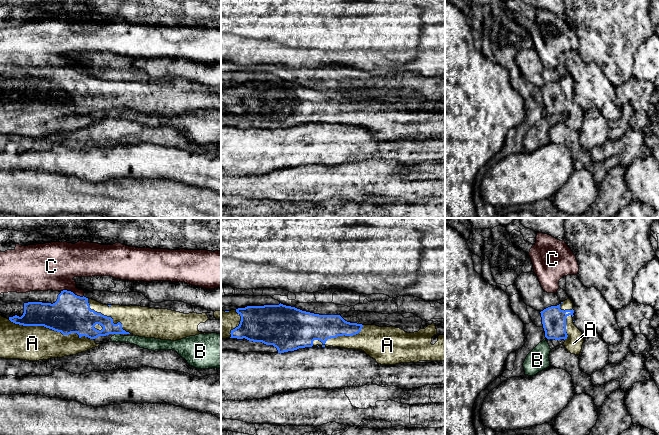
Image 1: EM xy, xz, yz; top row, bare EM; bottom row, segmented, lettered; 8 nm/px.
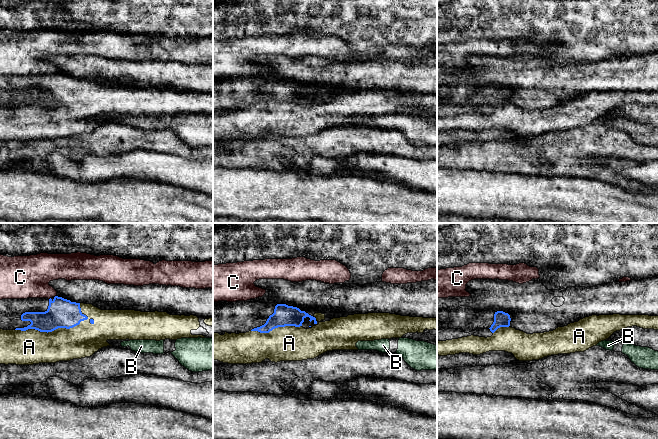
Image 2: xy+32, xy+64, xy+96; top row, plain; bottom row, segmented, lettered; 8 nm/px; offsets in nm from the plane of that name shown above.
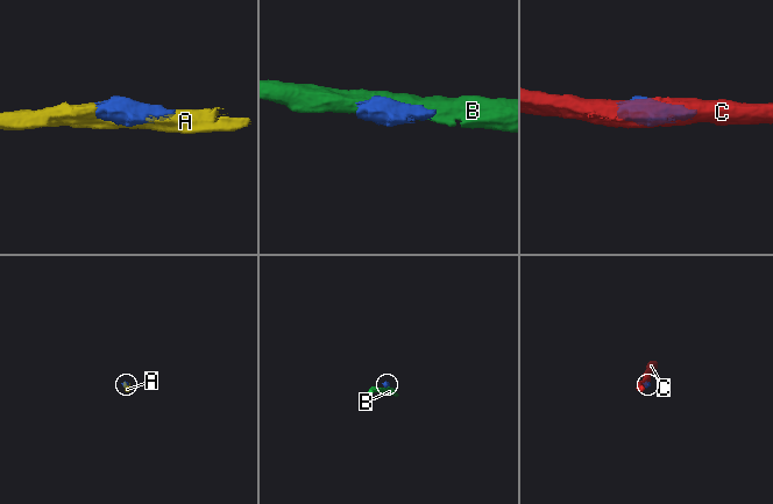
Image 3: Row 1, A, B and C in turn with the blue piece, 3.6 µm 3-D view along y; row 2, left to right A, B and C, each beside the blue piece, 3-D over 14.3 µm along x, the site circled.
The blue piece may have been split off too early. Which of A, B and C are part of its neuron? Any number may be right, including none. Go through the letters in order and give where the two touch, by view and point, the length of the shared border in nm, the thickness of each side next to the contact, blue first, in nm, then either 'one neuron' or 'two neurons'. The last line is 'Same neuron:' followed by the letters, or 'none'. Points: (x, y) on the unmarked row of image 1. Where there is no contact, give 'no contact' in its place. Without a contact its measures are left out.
A: xy (51, 104) | 700 nm | 300/280 nm | one neuron
B: xy (118, 109) | 50 nm | 120/100 nm | two neurons
C: xy (72, 68) | 190 nm | 300/360 nm | two neurons
Same neuron: A

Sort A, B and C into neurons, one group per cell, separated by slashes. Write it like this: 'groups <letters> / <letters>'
groups A / B / C

